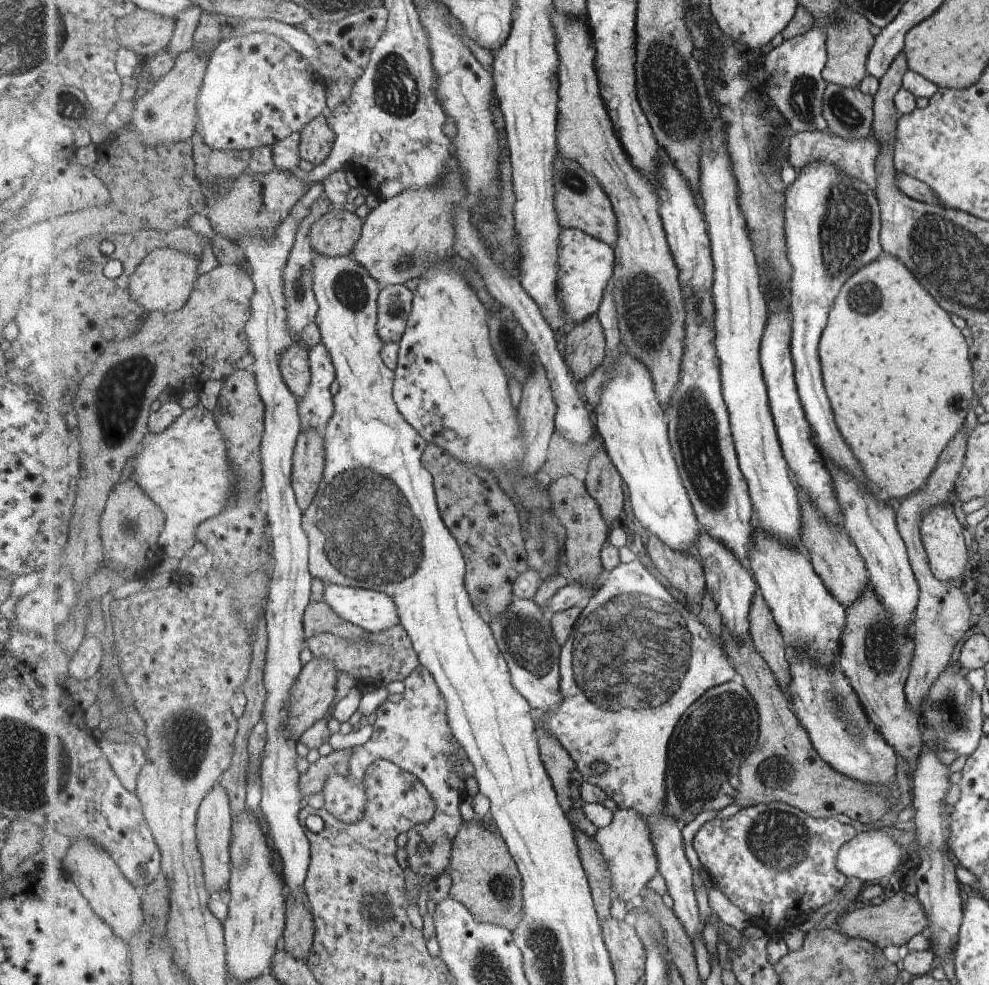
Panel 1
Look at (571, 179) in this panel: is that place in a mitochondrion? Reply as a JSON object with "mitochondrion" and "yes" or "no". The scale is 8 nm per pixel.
{"mitochondrion":"yes"}

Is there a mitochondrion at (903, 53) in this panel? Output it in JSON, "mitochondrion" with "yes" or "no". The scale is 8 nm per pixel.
{"mitochondrion":"no"}

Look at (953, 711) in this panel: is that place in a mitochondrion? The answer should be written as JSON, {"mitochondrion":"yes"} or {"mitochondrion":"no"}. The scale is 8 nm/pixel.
{"mitochondrion":"yes"}

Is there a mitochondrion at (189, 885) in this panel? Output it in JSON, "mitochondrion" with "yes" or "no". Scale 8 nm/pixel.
{"mitochondrion":"no"}

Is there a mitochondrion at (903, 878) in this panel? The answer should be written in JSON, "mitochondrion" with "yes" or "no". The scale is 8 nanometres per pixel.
{"mitochondrion":"no"}

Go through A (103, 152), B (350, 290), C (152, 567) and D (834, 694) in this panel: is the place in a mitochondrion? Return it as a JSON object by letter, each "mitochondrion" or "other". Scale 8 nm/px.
{"A":"other","B":"mitochondrion","C":"other","D":"mitochondrion"}

